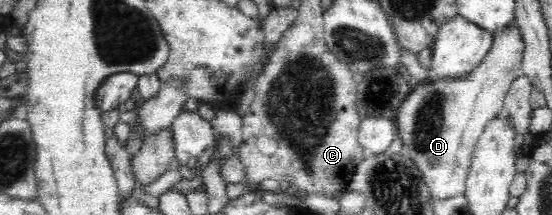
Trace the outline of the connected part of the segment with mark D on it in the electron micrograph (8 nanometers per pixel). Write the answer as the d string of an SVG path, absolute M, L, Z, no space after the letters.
M513 24L507 32L494 36L493 46L487 53L486 59L469 76L462 79L433 78L424 84L415 84L408 97L403 100L395 119L398 136L403 141L403 153L419 167L425 184L436 198L463 195L475 145L487 124L504 114L504 99L510 90L511 83L523 74L521 66L523 48L521 34Z

